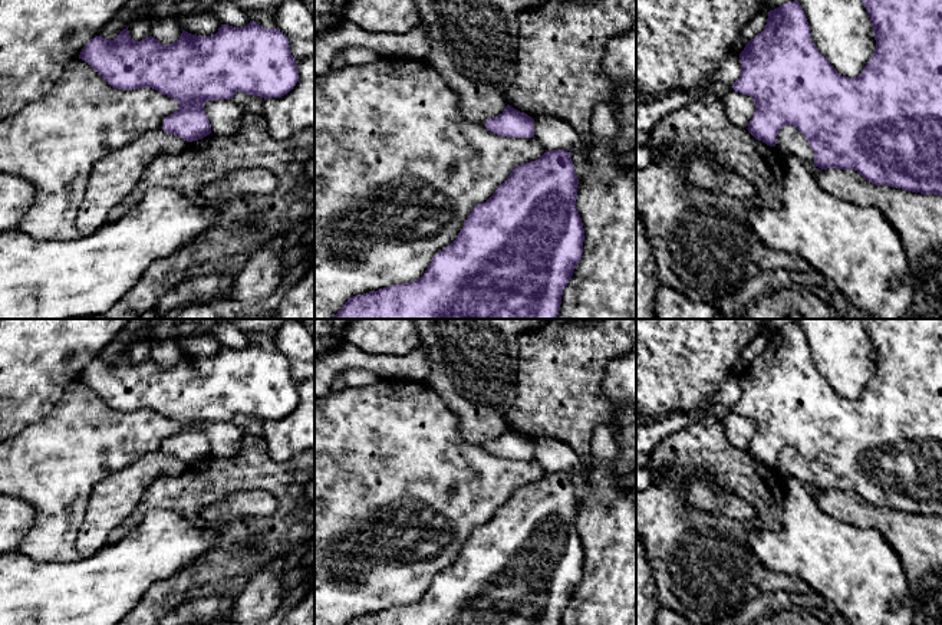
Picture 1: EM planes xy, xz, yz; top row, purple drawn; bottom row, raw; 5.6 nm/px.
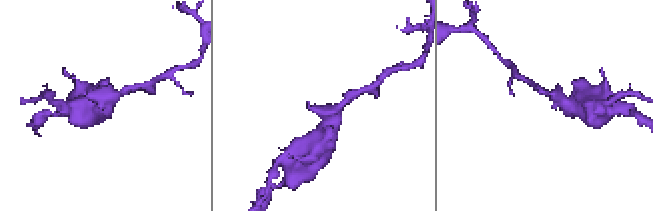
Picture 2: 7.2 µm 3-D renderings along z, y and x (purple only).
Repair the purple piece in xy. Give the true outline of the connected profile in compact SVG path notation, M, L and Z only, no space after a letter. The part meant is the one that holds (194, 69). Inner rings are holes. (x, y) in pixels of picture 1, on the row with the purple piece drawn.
M251 20L244 27L221 24L211 36L182 30L179 39L162 45L152 36L135 42L128 27L115 40L90 39L79 59L89 63L112 88L132 91L152 88L177 101L179 108L164 119L162 129L187 142L211 134L204 112L208 101L231 99L237 92L260 98L281 98L299 82L297 60L292 56L289 39L279 29L264 29Z

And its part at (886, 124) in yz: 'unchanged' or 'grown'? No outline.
unchanged

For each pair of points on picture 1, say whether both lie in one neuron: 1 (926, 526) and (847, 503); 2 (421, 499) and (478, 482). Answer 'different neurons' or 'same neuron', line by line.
1: same neuron
2: same neuron

